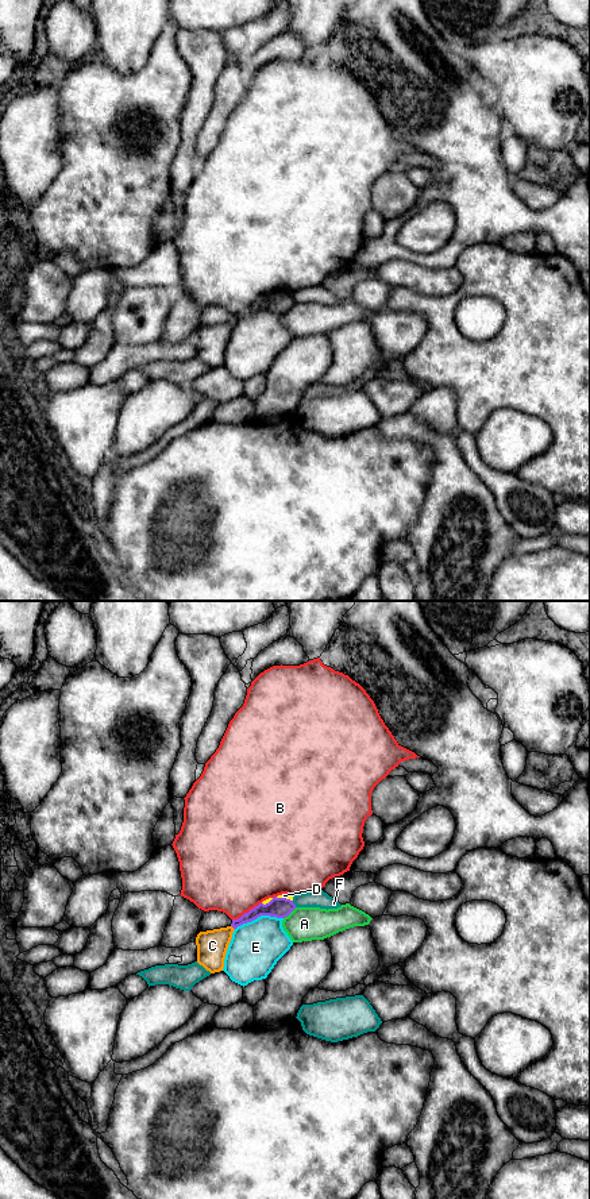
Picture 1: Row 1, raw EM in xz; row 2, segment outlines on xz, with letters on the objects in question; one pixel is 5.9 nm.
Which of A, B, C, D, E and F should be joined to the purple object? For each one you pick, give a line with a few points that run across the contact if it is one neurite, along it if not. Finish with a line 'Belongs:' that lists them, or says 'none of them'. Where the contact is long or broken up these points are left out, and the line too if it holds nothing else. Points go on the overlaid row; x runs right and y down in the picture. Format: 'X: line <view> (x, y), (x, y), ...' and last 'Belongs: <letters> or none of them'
Belongs: none of them

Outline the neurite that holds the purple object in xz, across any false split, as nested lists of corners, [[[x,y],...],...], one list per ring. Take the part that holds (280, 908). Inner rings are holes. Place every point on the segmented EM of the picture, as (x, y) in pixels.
[[[274,897],[269,903],[263,905],[259,903],[254,909],[251,909],[248,913],[244,913],[240,918],[232,920],[231,926],[236,929],[238,926],[251,922],[257,920],[261,915],[270,915],[277,918],[285,918],[288,917],[293,910],[296,909],[296,905],[293,901],[286,898],[277,898]]]

